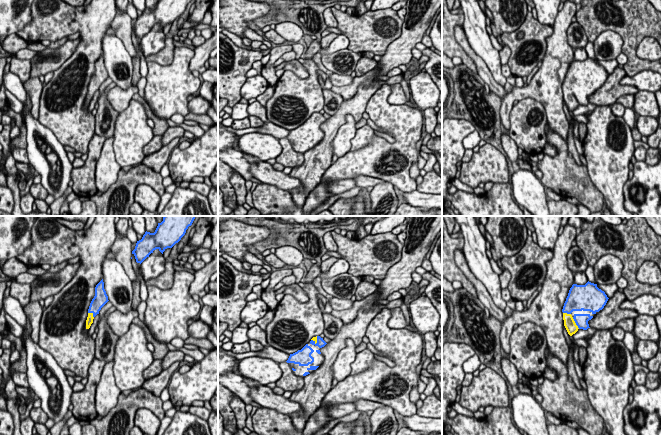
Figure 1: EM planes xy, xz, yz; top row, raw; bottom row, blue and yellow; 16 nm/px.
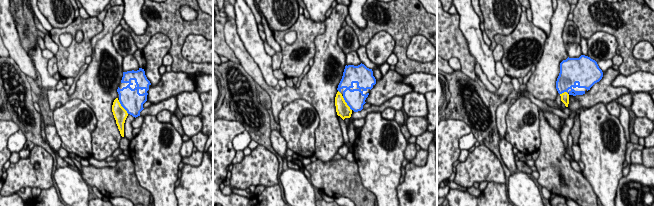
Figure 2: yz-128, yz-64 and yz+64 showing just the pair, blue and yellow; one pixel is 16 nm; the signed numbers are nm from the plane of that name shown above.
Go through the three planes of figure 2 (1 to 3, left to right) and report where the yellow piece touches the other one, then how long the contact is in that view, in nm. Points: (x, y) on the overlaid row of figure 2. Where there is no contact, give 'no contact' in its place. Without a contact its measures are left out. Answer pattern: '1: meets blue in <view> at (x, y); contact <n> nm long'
1: meets blue in yz-128 at (122, 106); contact 280 nm long
2: meets blue in yz-64 at (346, 102); contact 280 nm long
3: meets blue in yz+64 at (565, 91); contact 160 nm long

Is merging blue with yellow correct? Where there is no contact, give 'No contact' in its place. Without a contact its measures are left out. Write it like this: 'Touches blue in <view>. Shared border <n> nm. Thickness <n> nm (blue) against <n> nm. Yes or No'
Touches blue in yz. Shared border 220 nm. Thickness 220 nm (blue) against 190 nm. Yes

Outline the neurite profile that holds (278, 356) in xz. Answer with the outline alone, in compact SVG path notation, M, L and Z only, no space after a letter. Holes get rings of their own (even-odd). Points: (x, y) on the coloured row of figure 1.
M265 346L257 355L262 358L270 358L277 363L286 362L290 354L277 350L272 346Z

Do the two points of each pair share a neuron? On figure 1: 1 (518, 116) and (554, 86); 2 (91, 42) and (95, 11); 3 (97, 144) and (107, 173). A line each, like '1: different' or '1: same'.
1: different
2: same
3: different

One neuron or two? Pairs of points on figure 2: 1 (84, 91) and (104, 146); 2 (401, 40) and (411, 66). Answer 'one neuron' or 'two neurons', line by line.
1: one neuron
2: one neuron

